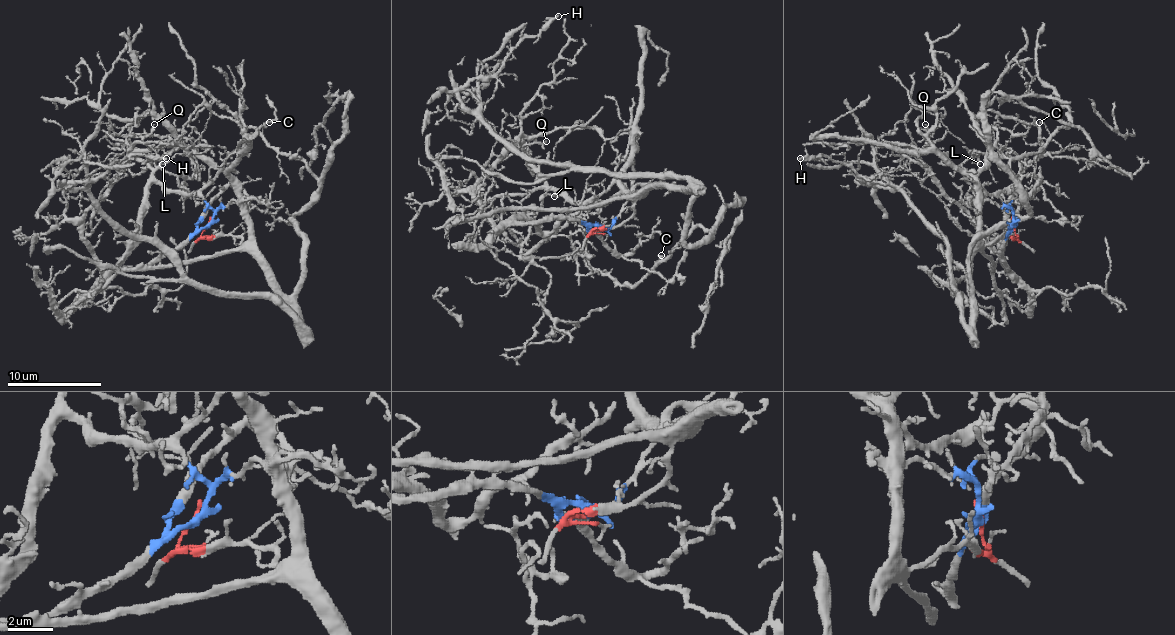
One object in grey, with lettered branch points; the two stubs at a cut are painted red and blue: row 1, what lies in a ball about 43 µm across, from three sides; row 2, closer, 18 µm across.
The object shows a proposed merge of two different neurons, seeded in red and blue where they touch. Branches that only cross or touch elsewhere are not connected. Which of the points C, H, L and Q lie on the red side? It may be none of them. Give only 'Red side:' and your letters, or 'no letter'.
Red side: C

